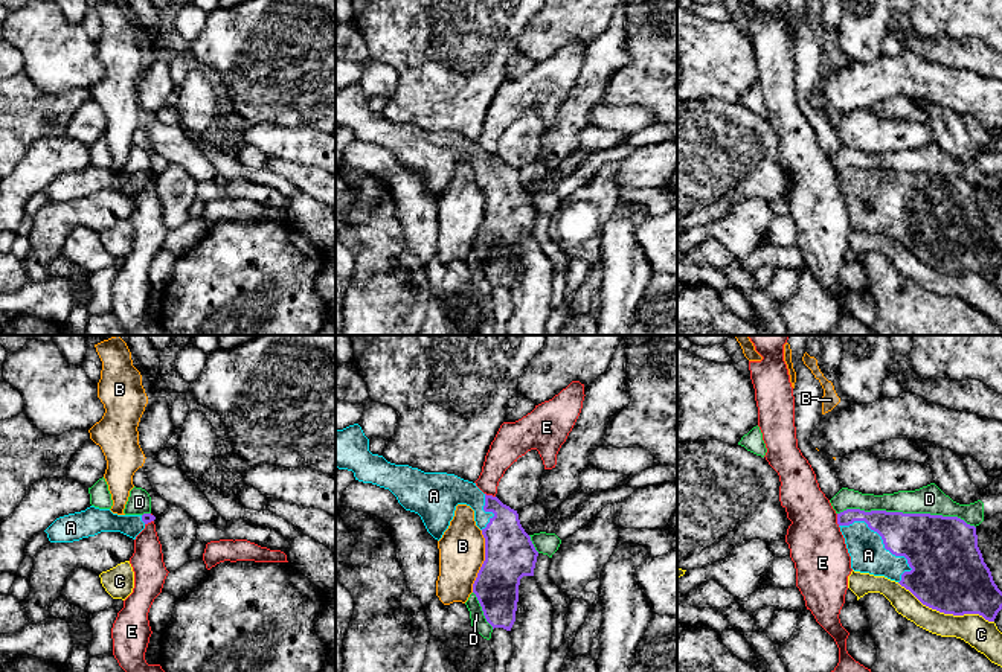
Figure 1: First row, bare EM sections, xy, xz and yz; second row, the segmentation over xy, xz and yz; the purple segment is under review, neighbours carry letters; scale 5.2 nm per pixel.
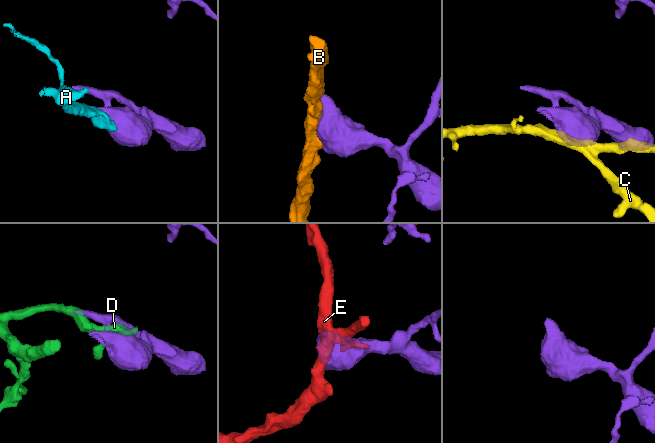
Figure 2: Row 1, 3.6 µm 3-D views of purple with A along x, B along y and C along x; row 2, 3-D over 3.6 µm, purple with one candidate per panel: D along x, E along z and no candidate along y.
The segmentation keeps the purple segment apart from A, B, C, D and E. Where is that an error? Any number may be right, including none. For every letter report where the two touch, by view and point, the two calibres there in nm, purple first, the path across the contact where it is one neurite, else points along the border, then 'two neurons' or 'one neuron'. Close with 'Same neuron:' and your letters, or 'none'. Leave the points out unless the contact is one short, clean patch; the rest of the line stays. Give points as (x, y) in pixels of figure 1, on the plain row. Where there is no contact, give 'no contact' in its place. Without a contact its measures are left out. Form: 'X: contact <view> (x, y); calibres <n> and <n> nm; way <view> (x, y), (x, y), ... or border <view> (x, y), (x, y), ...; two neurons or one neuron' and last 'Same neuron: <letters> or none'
A: contact yz (880, 194); calibres 280 and 190 nm; one neuron
B: contact xz (484, 220); calibres 260 and 240 nm; two neurons
C: contact yz (946, 272); calibres 400 and 160 nm; two neurons
D: contact yz (906, 172); calibres 360 and 150 nm; two neurons
E: contact yz (838, 179); calibres 130 and 300 nm; border yz (836, 172), (839, 183); two neurons
Same neuron: A

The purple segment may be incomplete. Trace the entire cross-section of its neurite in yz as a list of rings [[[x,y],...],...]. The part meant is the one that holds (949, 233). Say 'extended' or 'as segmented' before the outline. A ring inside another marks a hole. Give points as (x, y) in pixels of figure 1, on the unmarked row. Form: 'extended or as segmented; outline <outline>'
extended; outline [[[846,168],[837,183],[851,215],[851,227],[885,235],[909,248],[923,264],[944,273],[979,273],[994,280],[1002,250],[978,206],[976,186],[958,175]]]

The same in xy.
extended; outline [[[95,165],[56,177],[44,190],[50,201],[73,201],[101,190],[120,190],[133,198],[154,180],[151,172],[117,174]]]

